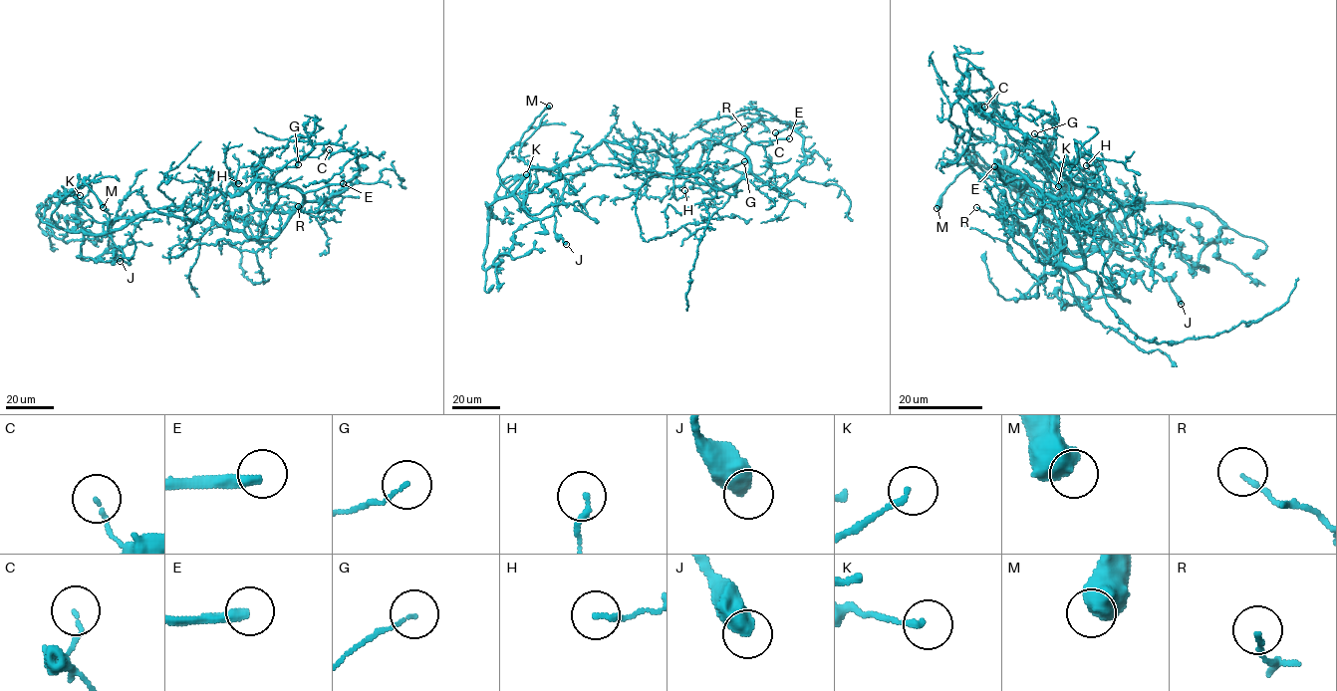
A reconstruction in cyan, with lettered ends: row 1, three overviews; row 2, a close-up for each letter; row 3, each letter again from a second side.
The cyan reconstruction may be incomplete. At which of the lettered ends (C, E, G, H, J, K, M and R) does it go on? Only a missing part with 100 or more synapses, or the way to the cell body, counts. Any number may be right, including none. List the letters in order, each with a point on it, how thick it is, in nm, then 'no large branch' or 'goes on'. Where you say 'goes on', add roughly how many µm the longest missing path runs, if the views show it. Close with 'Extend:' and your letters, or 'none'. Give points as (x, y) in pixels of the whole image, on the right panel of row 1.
C: at (984, 107); 100 nm thick; no large branch
E: at (994, 166); 320 nm thick; goes on; about 70 µm are missing
G: at (1034, 133); 100 nm thick; no large branch
H: at (1086, 165); 140 nm thick; no large branch
J: at (1181, 304); 600 nm thick; no large branch
K: at (1058, 186); 180 nm thick; no large branch
M: at (936, 208); 650 nm thick; no large branch
R: at (976, 207); 130 nm thick; no large branch
Extend: E

